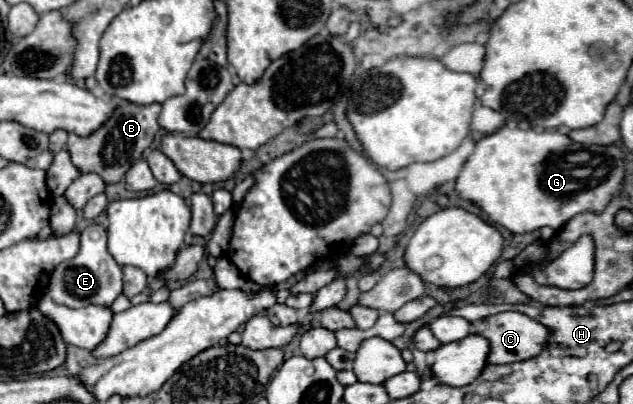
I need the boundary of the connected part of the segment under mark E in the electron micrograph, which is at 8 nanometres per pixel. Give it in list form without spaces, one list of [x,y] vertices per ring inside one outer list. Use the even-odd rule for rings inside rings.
[[[90,224],[80,234],[80,250],[74,258],[64,260],[54,268],[48,282],[48,296],[56,304],[64,304],[68,308],[84,308],[90,304],[110,306],[116,296],[122,292],[122,268],[106,250],[106,230],[98,224]]]

